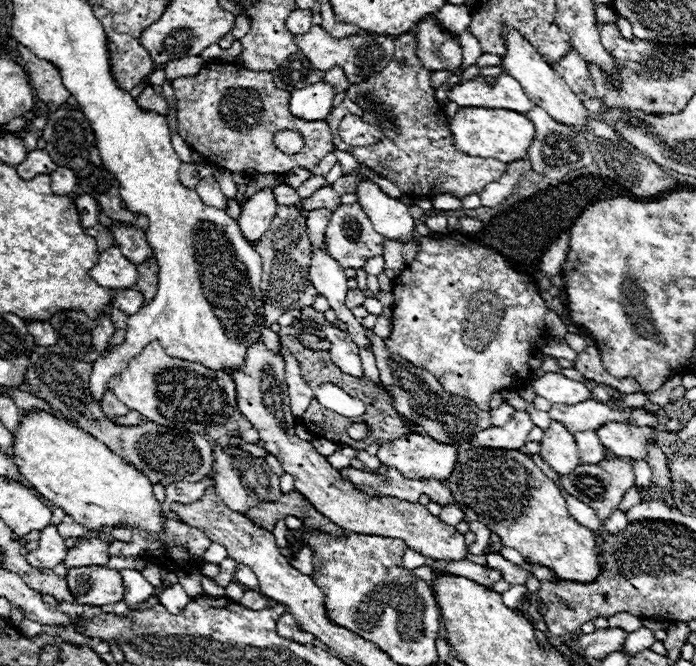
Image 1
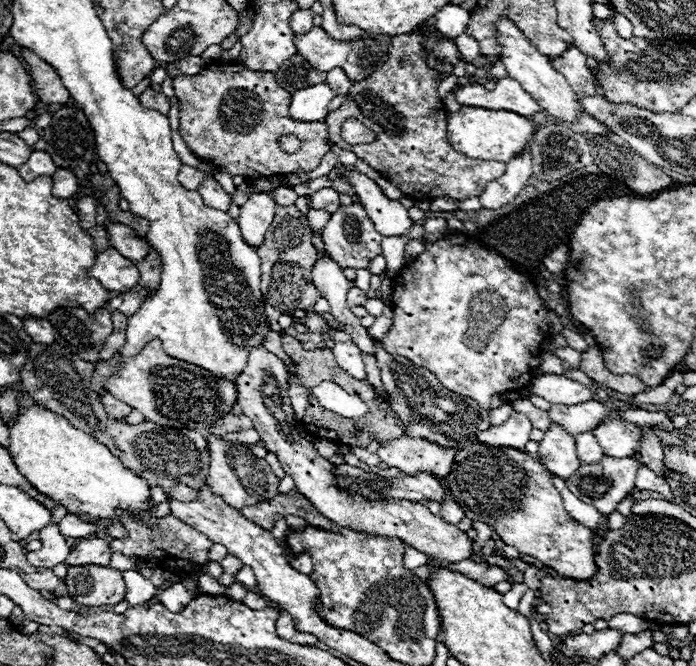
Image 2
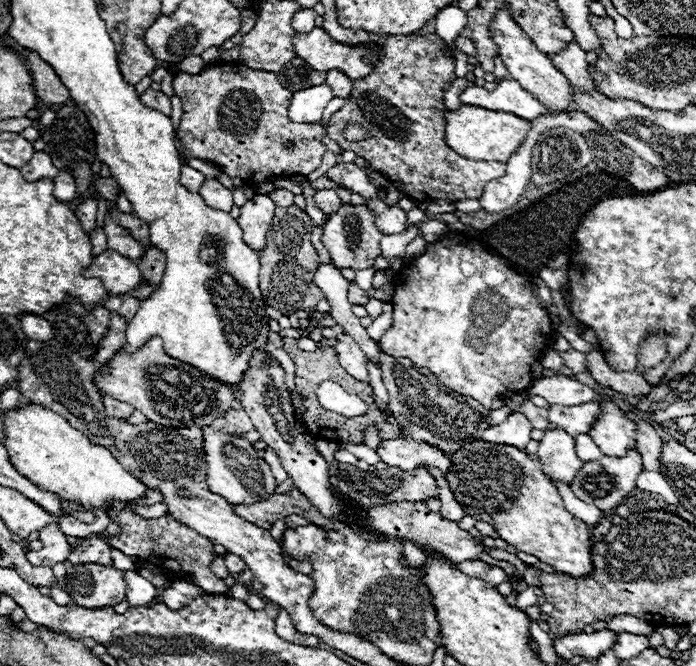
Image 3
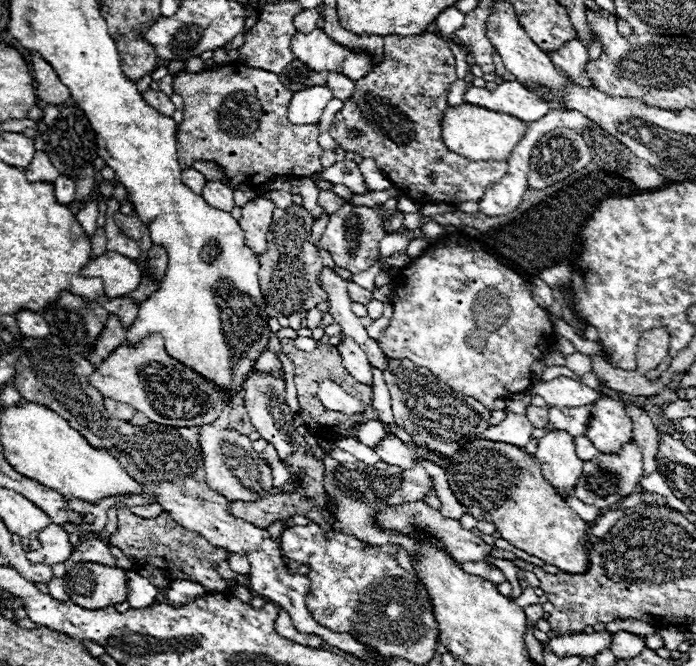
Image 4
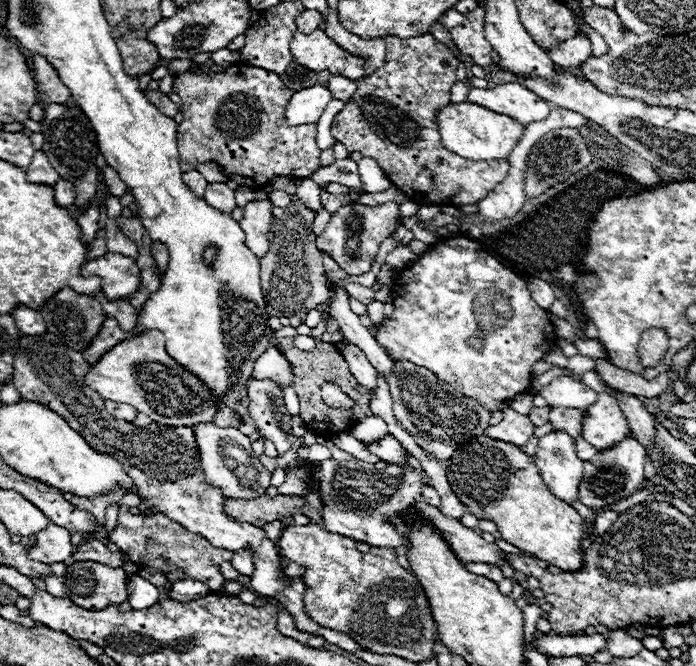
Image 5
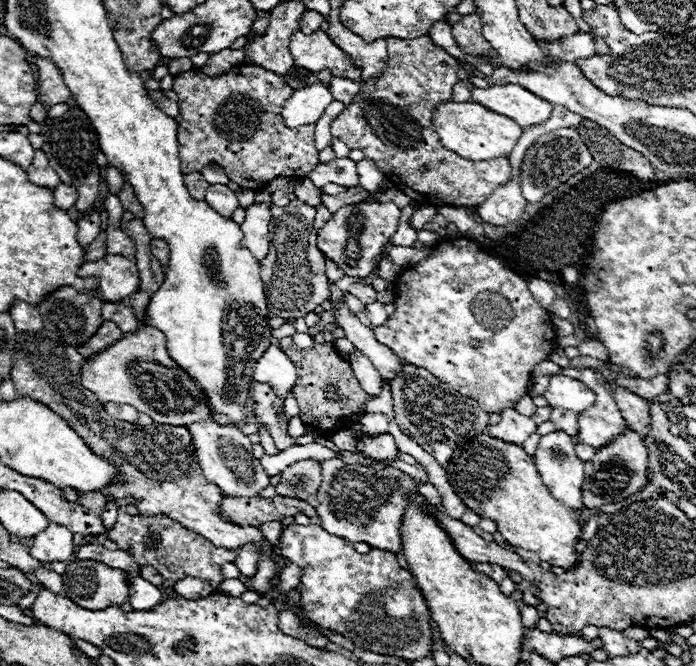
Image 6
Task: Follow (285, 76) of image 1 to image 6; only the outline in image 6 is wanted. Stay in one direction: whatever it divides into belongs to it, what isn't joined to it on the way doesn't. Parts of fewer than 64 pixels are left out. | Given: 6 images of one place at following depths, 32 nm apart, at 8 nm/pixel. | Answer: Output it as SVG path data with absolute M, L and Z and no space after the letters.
M292 66L290 72L284 74L284 78L286 78L286 84L288 84L290 88L296 90L296 88L302 88L302 86L310 86L310 84L314 84L314 82L322 82L324 86L328 86L332 74L330 74L330 70L308 72L308 70L304 70L304 68L296 68L296 66Z

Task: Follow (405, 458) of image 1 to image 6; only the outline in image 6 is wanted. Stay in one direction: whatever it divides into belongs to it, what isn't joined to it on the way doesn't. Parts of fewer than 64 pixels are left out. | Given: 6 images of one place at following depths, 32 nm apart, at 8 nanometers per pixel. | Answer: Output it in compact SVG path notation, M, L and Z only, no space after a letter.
M378 434L378 436L362 436L356 438L358 450L372 458L396 458L396 442L390 434Z

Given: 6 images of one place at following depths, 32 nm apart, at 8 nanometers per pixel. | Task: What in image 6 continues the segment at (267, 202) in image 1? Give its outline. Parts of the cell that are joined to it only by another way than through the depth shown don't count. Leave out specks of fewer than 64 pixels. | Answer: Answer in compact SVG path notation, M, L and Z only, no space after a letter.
M252 204L246 208L246 220L240 226L240 230L244 232L240 246L250 250L258 262L268 254L268 224L270 208L266 204Z

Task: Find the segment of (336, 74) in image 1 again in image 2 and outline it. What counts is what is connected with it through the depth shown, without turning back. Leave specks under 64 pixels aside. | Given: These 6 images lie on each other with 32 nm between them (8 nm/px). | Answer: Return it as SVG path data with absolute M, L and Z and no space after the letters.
M334 68L334 70L326 72L326 74L328 74L328 76L326 76L326 84L334 90L334 94L336 94L336 96L338 96L338 94L348 96L350 86L352 86L352 82L348 80L348 76L346 76L342 70L338 70L338 68Z

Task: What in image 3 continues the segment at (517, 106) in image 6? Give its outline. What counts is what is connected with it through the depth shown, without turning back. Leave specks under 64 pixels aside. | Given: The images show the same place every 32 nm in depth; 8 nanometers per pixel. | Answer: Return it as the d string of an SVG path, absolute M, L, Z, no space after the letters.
M502 80L494 90L486 90L480 86L468 86L462 96L462 104L482 106L496 112L510 112L518 118L526 118L528 122L544 116L548 110L540 104L534 94L524 90L516 80Z

